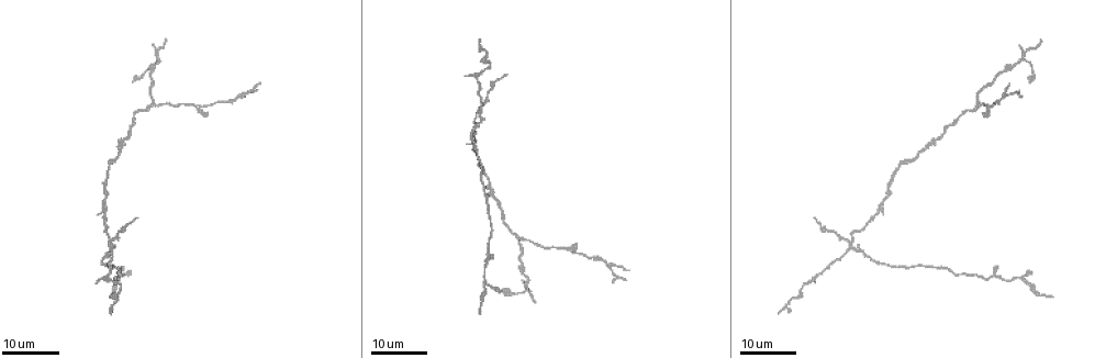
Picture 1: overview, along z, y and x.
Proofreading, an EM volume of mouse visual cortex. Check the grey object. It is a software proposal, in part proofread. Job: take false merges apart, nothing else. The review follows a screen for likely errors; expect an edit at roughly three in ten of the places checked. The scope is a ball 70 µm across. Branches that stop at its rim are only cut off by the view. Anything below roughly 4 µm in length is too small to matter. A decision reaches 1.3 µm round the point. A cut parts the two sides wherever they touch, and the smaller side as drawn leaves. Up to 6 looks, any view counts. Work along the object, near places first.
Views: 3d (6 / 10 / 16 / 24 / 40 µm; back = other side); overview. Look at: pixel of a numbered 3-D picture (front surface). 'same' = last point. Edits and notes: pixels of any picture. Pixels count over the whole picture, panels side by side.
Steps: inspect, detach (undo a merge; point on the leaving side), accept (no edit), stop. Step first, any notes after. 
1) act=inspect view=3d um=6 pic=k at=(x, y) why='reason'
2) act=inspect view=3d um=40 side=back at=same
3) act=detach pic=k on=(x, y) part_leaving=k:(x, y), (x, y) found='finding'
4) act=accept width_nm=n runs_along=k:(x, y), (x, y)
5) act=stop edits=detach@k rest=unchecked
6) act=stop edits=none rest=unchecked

act=inspect view=3d um=16 pic=1 at=(157, 55) why='four arms meet'

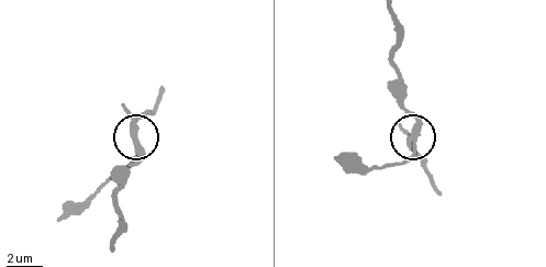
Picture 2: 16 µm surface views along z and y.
act=inspect view=3d um=10 pic=2 at=(413, 138) why='closer look'

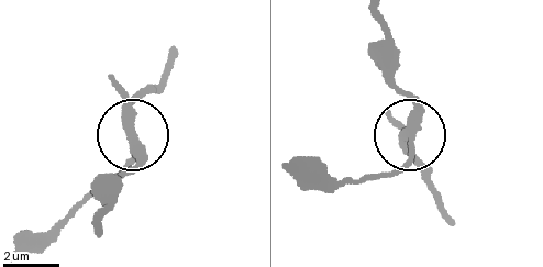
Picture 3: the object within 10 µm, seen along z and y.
act=accept arms=4 found='continuous, no second cell'

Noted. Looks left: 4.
act=inspect view=3d um=24 pic=1 at=(152, 104)

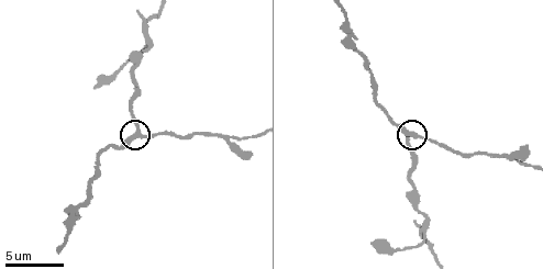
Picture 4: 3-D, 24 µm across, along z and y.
act=inspect view=3d um=10 pic=4 at=(138, 129)

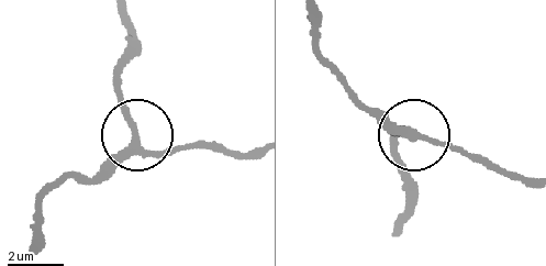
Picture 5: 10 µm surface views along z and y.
act=accept side_arm_um=20 arms=3 found='all the same cell'

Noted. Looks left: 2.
act=inspect view=3d um=16 pic=4 at=(235, 140) why='side arm on a straight run'

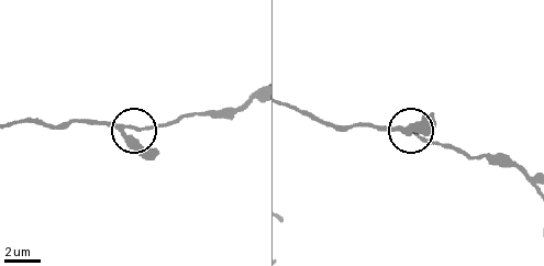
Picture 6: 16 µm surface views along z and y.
act=accept width_nm=200 runs_along=6:(15, 122), (64, 125), (100, 121), (148, 130), (178, 121) found='one cell here'

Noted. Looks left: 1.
act=stop edits=none rest=unchecked

